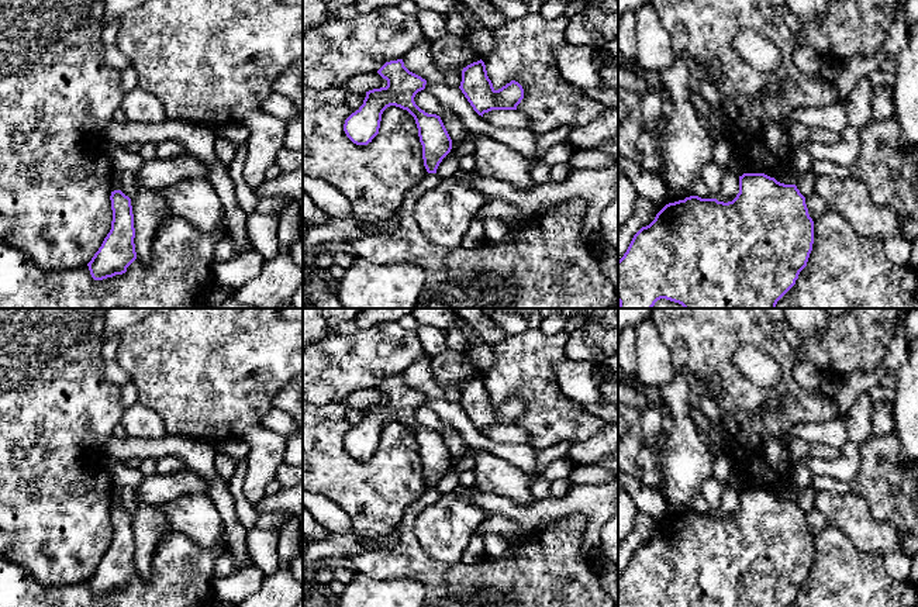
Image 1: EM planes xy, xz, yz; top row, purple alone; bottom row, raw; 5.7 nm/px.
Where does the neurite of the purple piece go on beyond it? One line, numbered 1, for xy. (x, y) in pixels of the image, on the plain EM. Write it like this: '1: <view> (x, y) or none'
1: none

